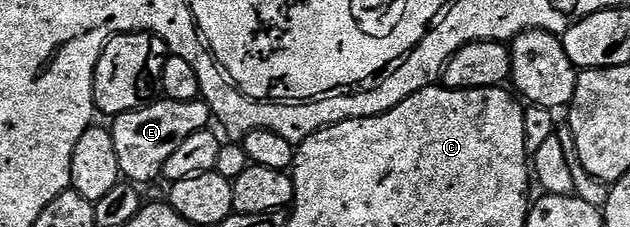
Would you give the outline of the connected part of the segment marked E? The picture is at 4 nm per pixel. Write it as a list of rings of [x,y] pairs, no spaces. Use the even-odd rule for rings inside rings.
[[[164,98],[154,99],[134,112],[124,112],[112,121],[111,131],[115,142],[115,154],[119,158],[122,177],[137,186],[148,180],[158,179],[163,162],[171,158],[172,152],[191,134],[206,131],[211,124],[209,105],[198,98],[191,102],[175,102]]]

